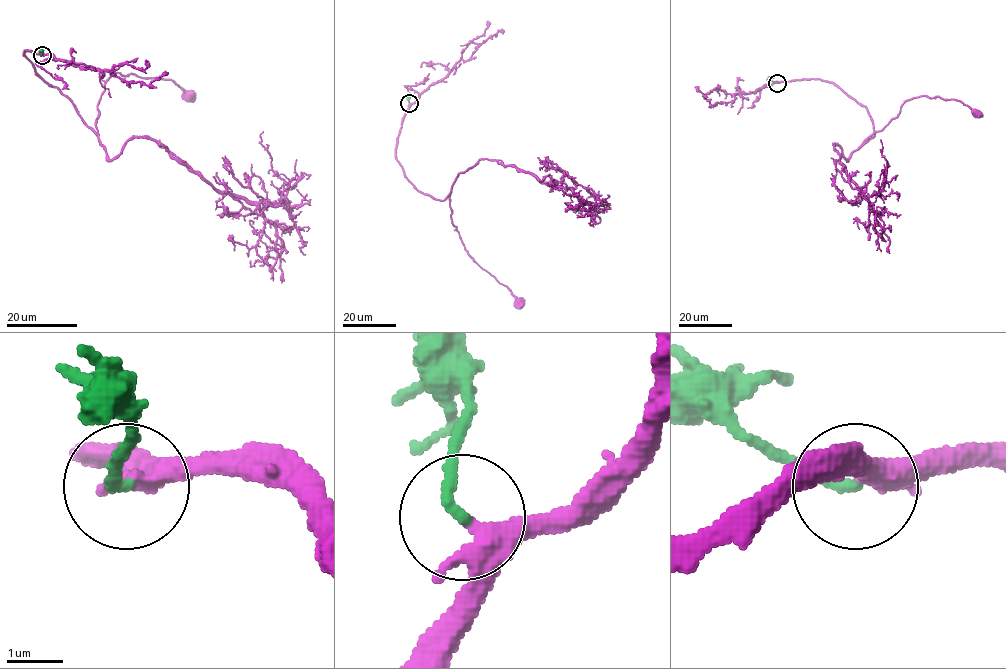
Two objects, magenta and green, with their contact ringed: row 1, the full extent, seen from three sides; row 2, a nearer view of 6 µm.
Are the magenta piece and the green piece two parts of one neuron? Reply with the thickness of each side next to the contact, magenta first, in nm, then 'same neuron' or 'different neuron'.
280 nm thick on the magenta side, 200 nm on the other; same neuron

